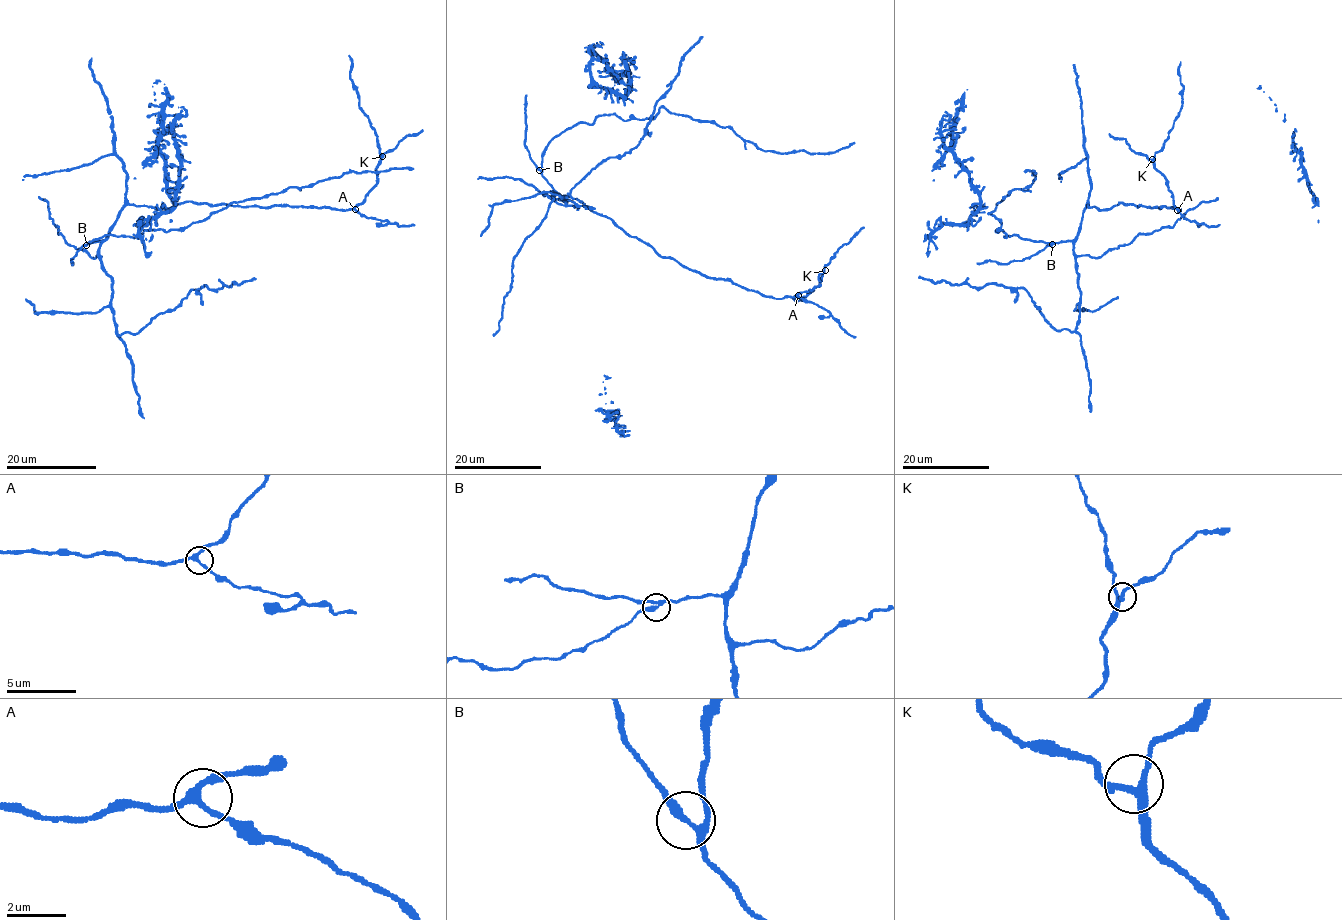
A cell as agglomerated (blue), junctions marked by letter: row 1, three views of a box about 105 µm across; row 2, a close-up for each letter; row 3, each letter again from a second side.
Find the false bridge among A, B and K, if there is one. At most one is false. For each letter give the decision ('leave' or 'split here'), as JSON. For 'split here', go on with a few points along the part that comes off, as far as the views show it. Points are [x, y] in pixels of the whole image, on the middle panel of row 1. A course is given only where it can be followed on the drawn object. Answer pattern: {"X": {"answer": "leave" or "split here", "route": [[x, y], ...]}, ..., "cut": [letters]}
{"A": {"answer": "leave"}, "B": {"answer": "leave"}, "K": {"answer": "leave"}, "cut": []}

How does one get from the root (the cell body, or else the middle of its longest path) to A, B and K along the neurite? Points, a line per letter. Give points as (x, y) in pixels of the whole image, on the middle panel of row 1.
A: (572, 201), (609, 217), (661, 256), (672, 257), (707, 277), (730, 279), (776, 299), (798, 295)
B: (572, 201), (562, 197), (539, 170)
K: (572, 201), (609, 217), (661, 256), (767, 296), (783, 299), (809, 291), (819, 284), (818, 276), (825, 270)

